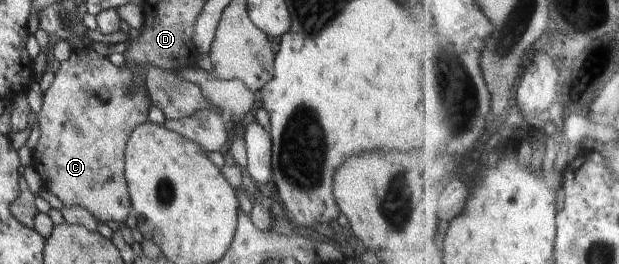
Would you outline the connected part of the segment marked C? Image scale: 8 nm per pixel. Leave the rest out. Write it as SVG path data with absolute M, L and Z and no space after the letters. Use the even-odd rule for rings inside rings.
M92 47L73 49L69 59L60 63L52 84L43 93L37 117L39 139L32 150L32 157L44 188L51 191L64 207L84 207L101 224L109 220L125 221L131 202L124 173L124 151L133 129L148 121L151 105L145 84L133 89L133 71L124 65L116 67L108 57L95 52Z

